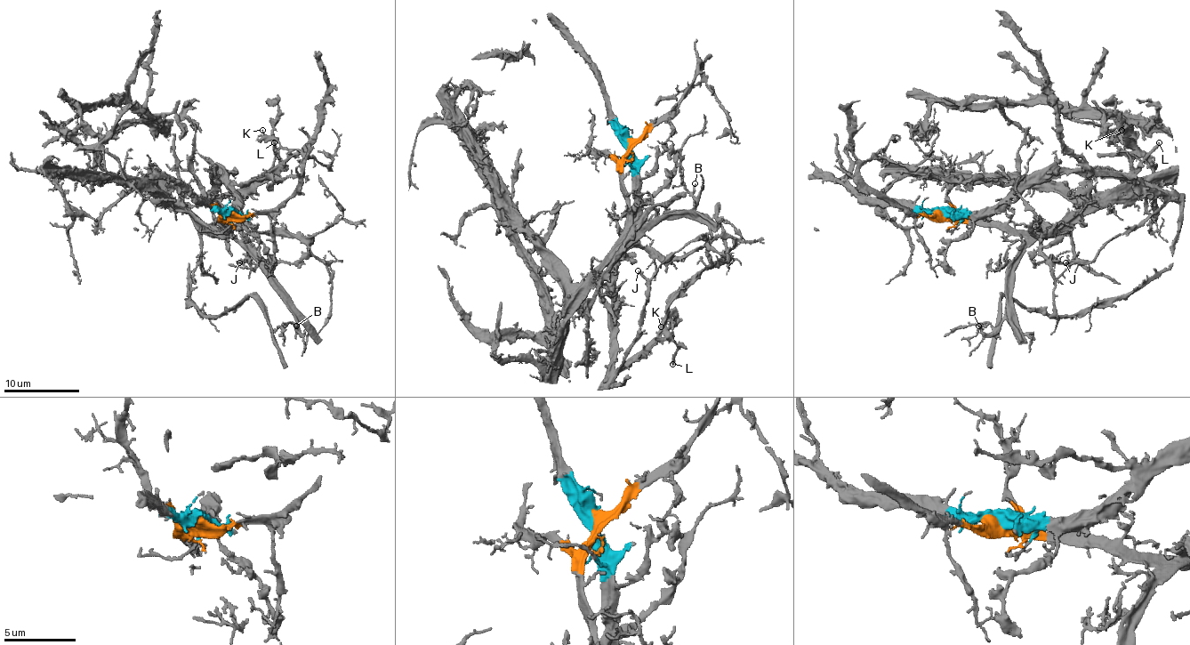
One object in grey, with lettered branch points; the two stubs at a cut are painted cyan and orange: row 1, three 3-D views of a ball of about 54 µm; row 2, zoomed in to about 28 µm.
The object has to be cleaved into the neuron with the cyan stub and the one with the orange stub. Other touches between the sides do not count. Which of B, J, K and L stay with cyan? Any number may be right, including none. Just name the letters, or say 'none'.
J, K, L

